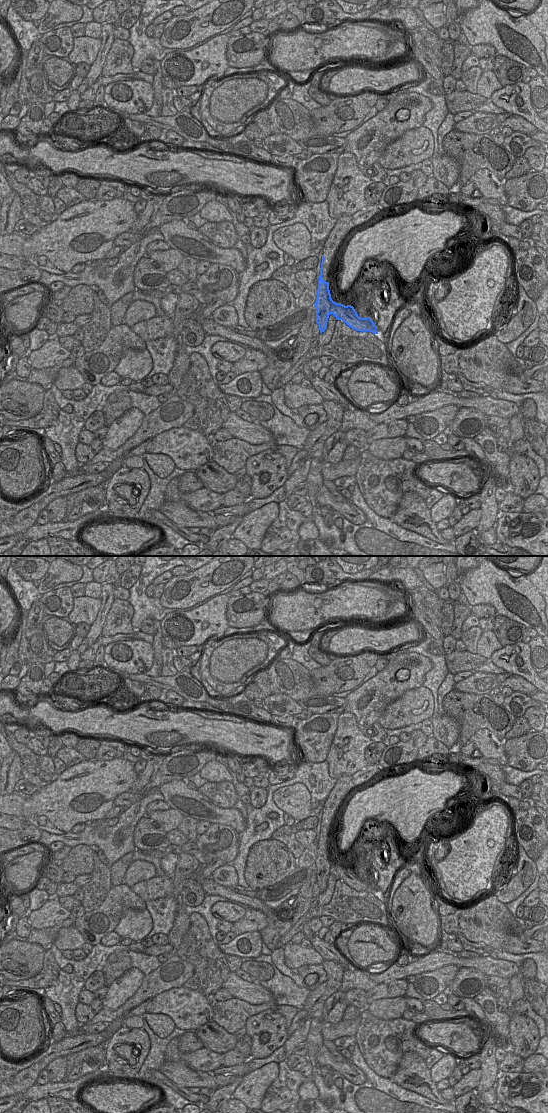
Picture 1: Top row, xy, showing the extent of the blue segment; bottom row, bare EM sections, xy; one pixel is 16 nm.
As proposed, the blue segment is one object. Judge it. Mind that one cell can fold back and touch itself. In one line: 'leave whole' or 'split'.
split

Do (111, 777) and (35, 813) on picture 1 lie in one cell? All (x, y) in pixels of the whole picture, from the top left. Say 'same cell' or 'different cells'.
same cell

